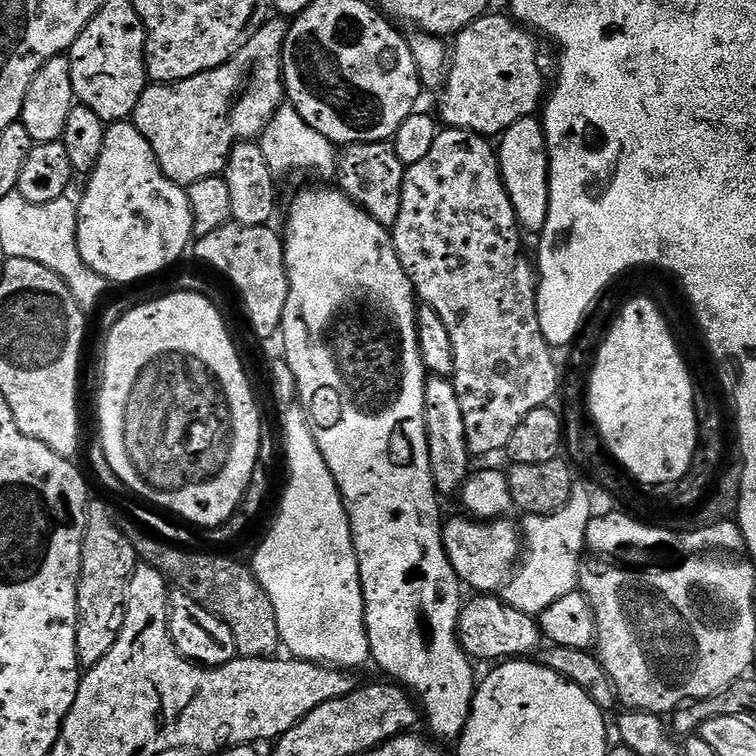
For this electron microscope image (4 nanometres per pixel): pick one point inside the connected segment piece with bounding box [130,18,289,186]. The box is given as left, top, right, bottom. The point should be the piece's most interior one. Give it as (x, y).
(192, 125)

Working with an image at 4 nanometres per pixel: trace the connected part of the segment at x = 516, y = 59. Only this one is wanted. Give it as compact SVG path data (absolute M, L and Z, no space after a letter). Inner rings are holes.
M492 15L479 16L473 24L457 32L451 41L450 63L443 77L444 93L440 96L438 116L449 128L461 128L467 132L477 132L480 136L496 138L520 119L533 115L541 107L542 92L540 96L540 64L536 61L533 33L507 15Z

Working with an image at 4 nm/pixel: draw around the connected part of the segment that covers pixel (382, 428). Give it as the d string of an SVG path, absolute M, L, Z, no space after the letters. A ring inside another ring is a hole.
M320 188L317 192L304 192L292 204L292 213L288 216L288 236L284 240L284 264L288 268L288 297L284 307L284 317L280 323L280 332L284 336L283 359L287 360L290 370L296 379L298 404L304 407L303 415L316 440L318 450L334 478L344 499L344 508L348 511L348 521L352 527L352 541L356 547L356 557L360 567L360 581L364 591L364 621L368 645L372 651L371 659L385 672L385 677L408 689L418 701L422 709L423 719L428 720L428 728L433 737L441 741L455 741L463 732L468 715L472 709L472 697L476 695L478 676L472 673L474 667L464 647L460 645L458 629L460 627L460 610L462 585L454 566L450 566L450 558L444 549L444 533L440 520L440 504L432 475L430 474L430 450L426 434L426 418L424 417L424 381L426 369L420 353L420 343L416 338L418 322L416 313L418 300L414 295L412 280L407 271L400 265L396 254L396 245L386 238L385 225L378 223L359 204L345 196L339 190L331 192L328 188Z

